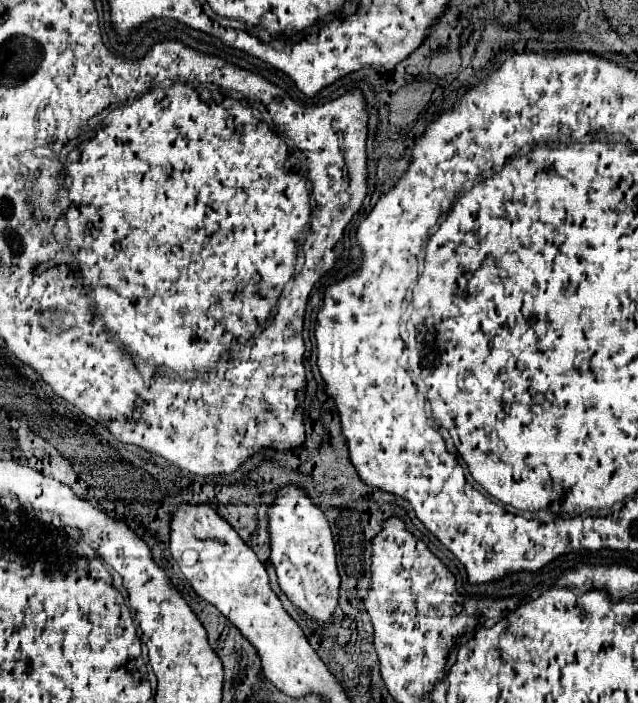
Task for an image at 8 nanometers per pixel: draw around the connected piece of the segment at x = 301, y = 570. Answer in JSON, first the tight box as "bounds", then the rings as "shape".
{"bounds":[268,486,340,624],"shape":[[[286,486],[268,508],[270,516],[270,562],[276,568],[278,582],[288,600],[318,624],[328,624],[338,608],[340,574],[330,524],[318,506],[298,486]]]}

